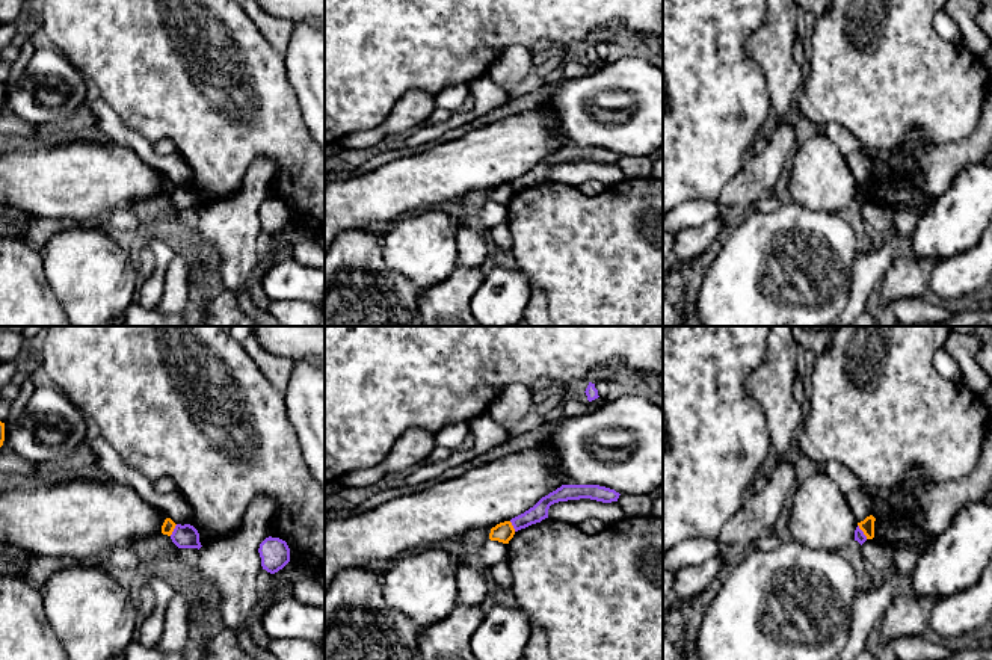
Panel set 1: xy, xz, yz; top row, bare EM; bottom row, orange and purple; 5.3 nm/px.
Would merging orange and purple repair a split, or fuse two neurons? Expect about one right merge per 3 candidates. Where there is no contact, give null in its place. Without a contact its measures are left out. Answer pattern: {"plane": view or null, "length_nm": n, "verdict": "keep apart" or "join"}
{"plane": "yz", "length_nm": 90, "verdict": "keep apart"}

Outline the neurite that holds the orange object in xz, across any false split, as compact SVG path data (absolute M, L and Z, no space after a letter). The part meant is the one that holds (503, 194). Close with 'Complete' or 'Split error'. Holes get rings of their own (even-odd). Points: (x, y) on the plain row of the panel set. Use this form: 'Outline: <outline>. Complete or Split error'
Outline: M504 183L491 190L489 201L509 205L513 199L515 190L510 183Z. Complete

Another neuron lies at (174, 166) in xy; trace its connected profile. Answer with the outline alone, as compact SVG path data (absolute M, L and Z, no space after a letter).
M101 97L89 103L89 107L94 115L92 128L97 128L106 140L133 150L146 165L160 171L175 186L192 187L192 169L180 153L159 156L154 151L154 143L128 127Z

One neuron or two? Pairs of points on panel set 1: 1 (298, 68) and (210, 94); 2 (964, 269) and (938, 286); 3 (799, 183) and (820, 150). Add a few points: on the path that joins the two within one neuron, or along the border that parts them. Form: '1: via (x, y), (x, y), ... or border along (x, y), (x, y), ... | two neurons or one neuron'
1: border along (284, 56), (284, 74), (299, 104) | two neurons
2: via (958, 275), (944, 284) | one neuron
3: via (807, 175), (819, 163), (819, 157) | one neuron

